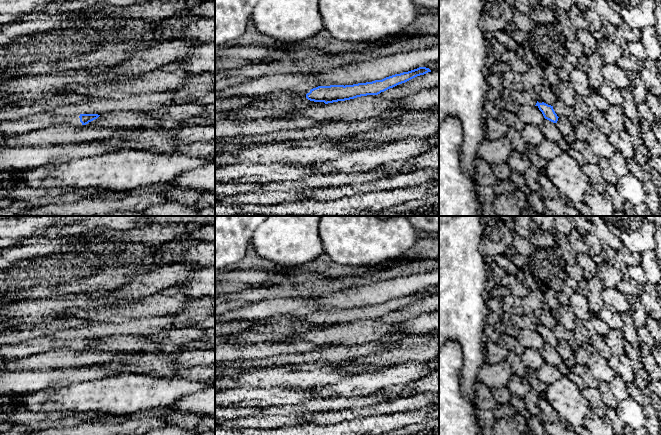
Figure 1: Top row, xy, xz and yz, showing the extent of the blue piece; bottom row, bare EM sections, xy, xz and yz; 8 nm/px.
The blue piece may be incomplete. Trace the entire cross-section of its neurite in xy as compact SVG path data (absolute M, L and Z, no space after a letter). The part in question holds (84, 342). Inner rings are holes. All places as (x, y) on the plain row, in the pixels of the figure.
M46 334L27 341L0 346L0 359L25 358L35 354L44 353L46 351L59 350L63 348L72 348L79 351L88 348L89 346L97 343L99 340L100 339L98 338L62 340L59 338L52 338Z

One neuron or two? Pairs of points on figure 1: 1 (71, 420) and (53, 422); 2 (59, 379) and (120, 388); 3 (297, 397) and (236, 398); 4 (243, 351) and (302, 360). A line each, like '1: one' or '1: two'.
1: one
2: two
3: one
4: two

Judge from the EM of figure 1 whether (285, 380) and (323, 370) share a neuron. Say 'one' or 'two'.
one

